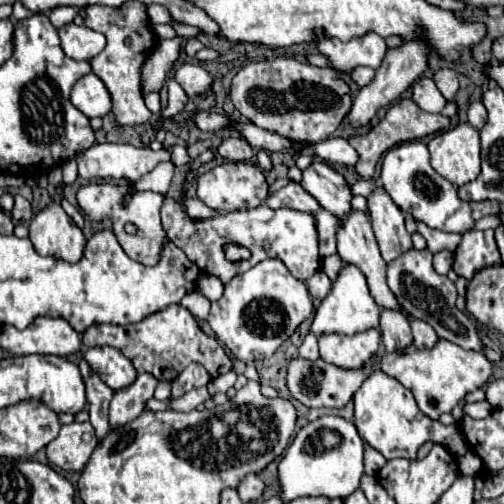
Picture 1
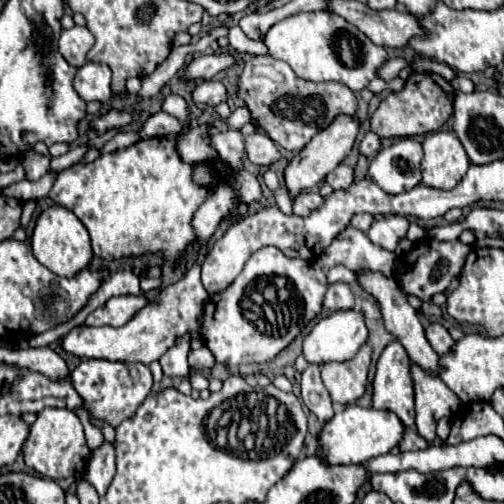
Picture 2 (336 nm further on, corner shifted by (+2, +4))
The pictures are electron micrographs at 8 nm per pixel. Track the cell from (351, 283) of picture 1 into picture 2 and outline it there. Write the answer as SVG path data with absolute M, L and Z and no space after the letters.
M333 312L319 320L303 340L303 356L309 364L347 362L367 340L367 326L361 312Z

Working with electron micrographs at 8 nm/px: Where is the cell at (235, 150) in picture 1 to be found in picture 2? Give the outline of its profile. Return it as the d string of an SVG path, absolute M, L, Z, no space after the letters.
M255 132L247 136L245 150L247 150L249 160L257 166L273 166L281 158L277 144L265 132Z

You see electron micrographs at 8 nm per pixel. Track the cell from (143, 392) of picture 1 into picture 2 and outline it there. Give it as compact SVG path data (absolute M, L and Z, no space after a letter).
M103 444L87 462L83 478L97 490L99 496L107 492L115 476L115 450L111 444Z

